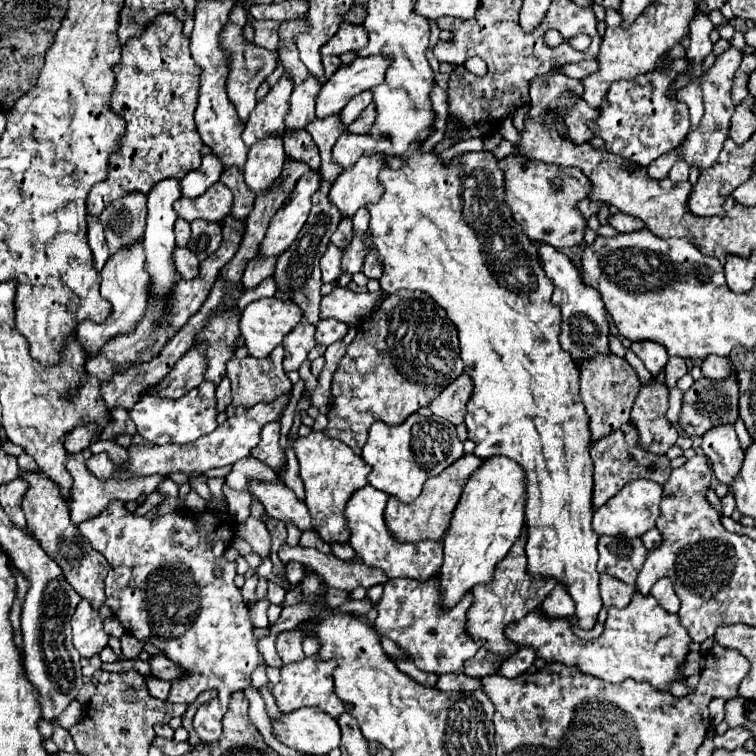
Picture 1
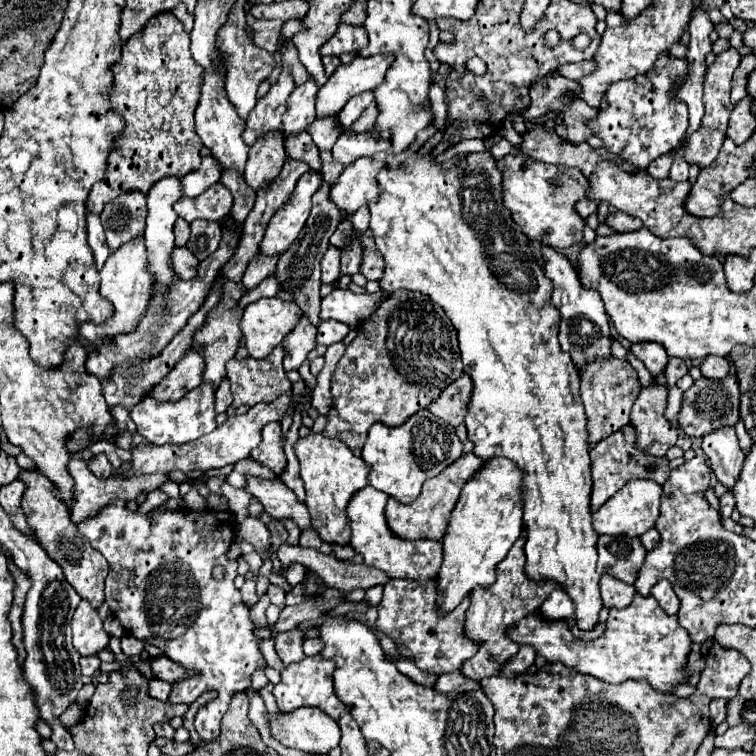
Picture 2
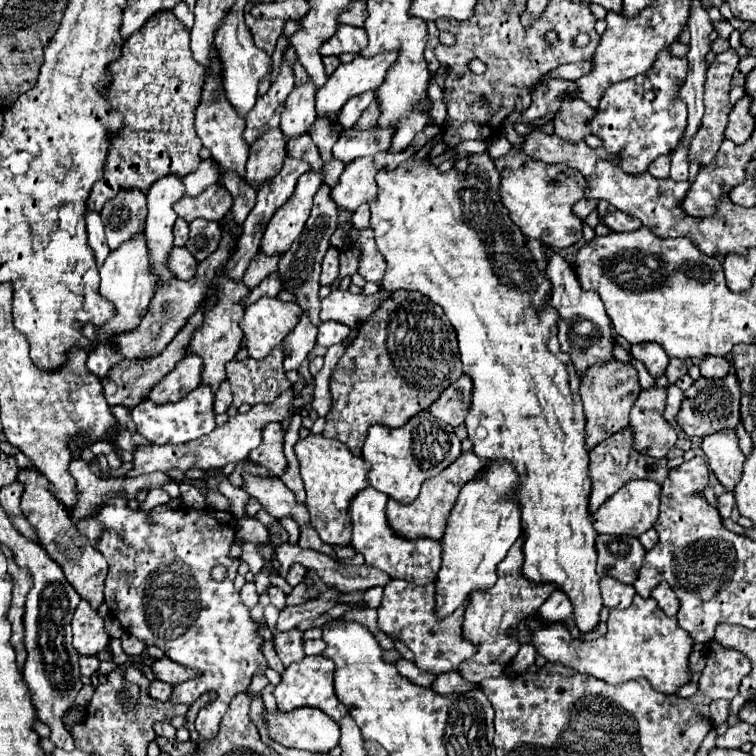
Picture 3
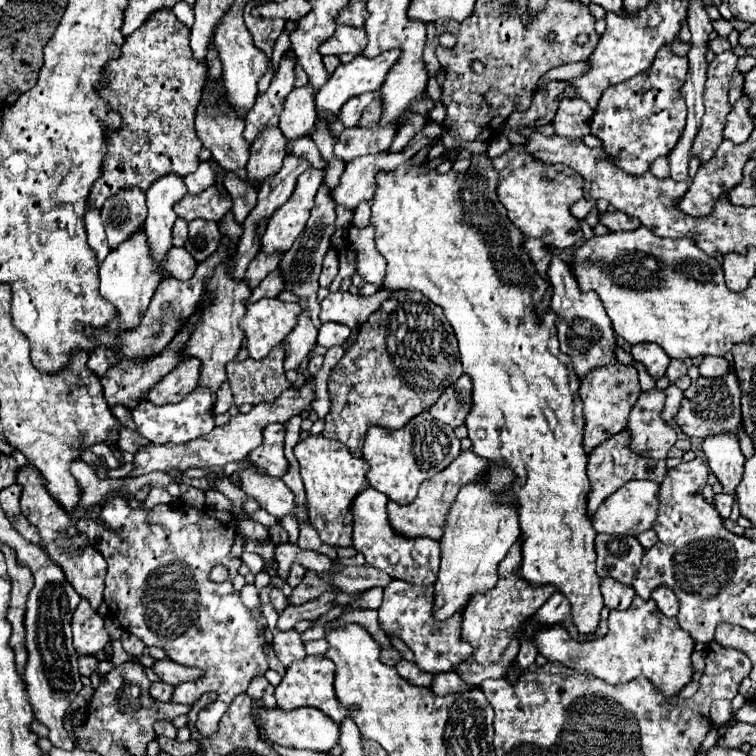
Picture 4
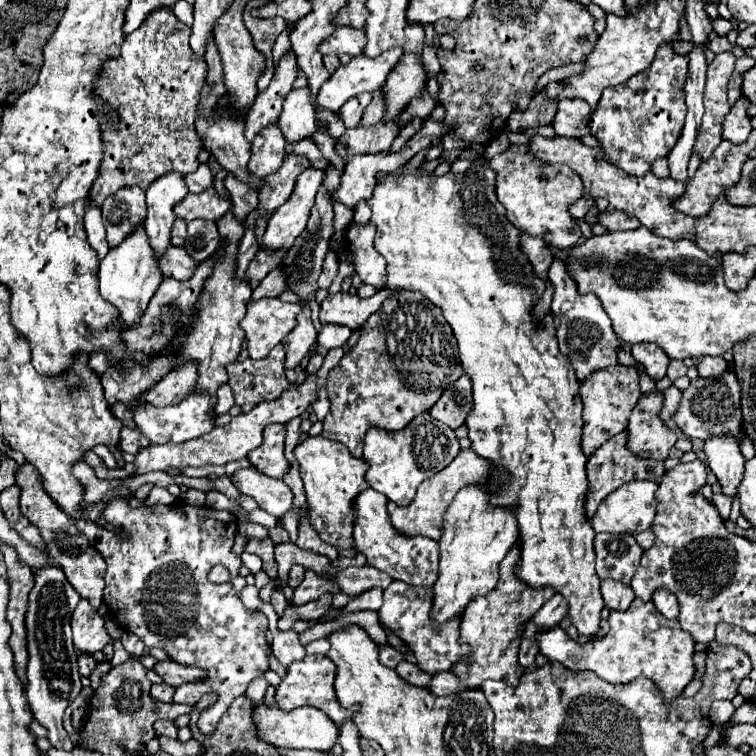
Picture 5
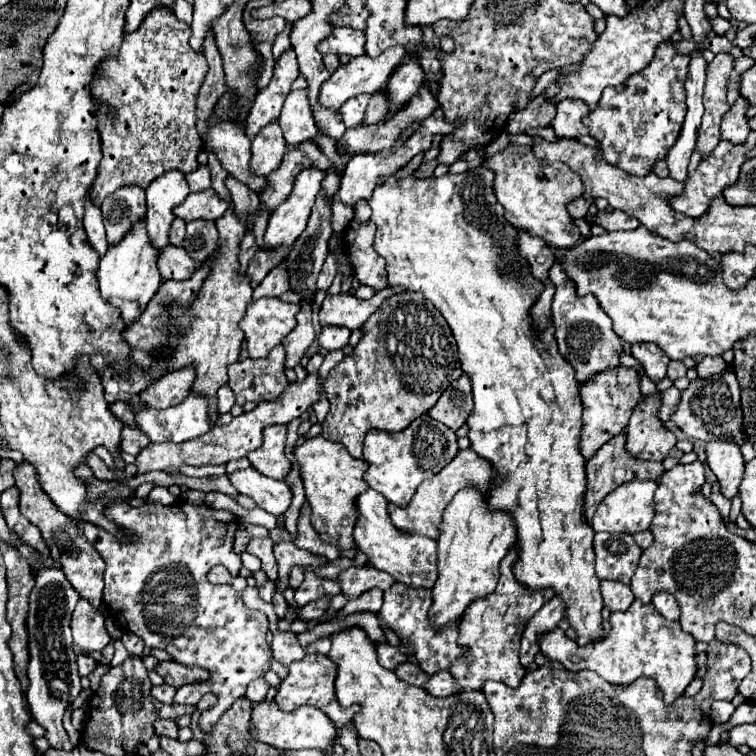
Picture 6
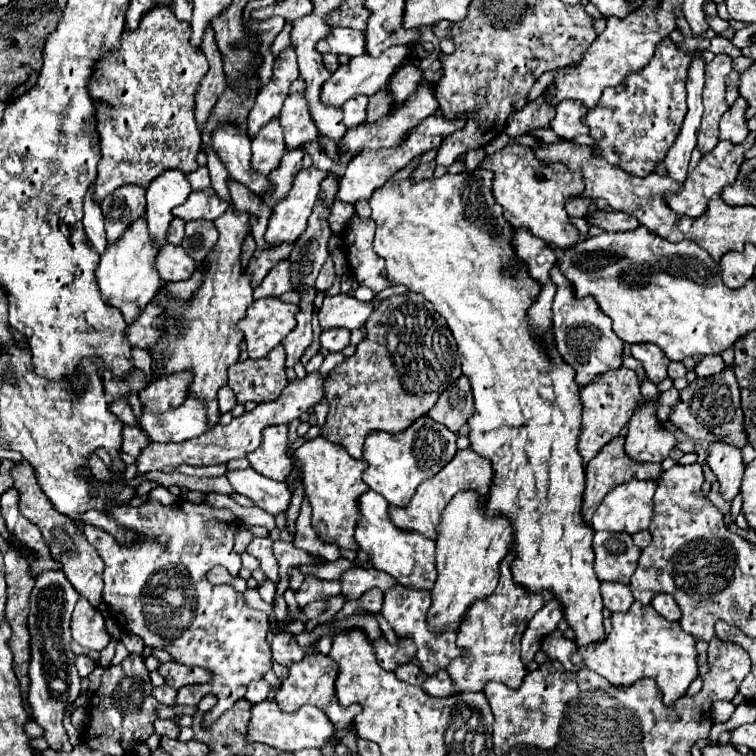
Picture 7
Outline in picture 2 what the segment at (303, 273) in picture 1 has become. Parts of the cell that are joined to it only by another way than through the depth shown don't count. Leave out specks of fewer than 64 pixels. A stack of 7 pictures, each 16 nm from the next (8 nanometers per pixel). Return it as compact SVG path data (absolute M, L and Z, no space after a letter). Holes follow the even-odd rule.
M322 182L318 192L314 194L314 200L312 200L314 206L312 206L306 226L302 228L302 232L298 234L294 244L280 256L278 270L276 270L282 290L286 290L294 296L294 302L302 308L302 312L308 316L308 320L312 324L320 324L320 318L318 318L318 314L320 314L320 294L318 294L320 292L320 260L330 246L330 236L338 228L338 218L340 218L336 204L332 204L332 200L328 200L328 192L330 192L330 186L326 182Z

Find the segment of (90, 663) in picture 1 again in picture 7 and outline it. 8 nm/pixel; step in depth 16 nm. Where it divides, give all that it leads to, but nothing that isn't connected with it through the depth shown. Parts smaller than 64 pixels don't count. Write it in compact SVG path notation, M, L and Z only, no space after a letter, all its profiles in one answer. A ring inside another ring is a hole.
M76 656L76 668L78 668L78 674L80 678L86 678L92 670L94 670L94 660L90 660L88 656Z

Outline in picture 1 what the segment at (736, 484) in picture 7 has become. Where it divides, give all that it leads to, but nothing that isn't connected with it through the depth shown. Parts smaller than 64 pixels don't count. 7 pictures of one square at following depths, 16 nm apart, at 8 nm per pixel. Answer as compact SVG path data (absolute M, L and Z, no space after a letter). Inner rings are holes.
M728 424L724 428L712 428L712 432L702 438L702 450L716 478L722 484L732 486L744 462L744 452L740 448L734 426Z

